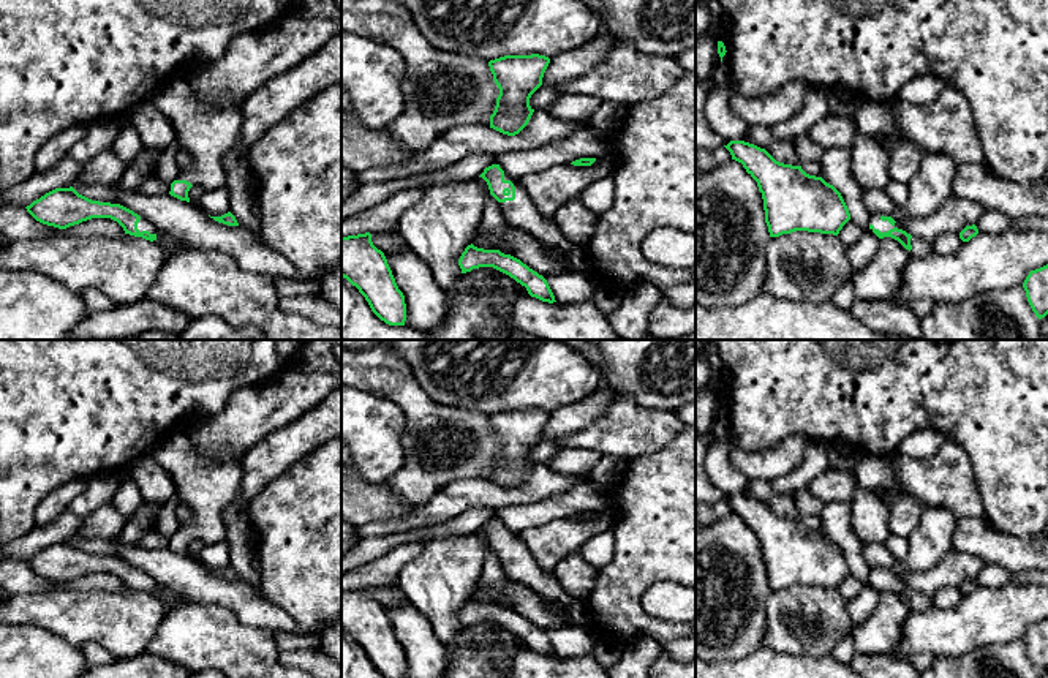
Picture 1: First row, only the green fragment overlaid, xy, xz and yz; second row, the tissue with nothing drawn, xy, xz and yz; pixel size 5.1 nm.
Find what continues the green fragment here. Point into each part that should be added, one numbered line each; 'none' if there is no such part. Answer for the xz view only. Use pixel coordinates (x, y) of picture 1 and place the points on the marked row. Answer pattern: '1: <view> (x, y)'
1: xz (520, 214)

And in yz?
1: yz (876, 222)

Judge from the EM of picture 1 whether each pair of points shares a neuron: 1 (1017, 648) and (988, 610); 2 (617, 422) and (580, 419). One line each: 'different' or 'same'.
1: different
2: different

